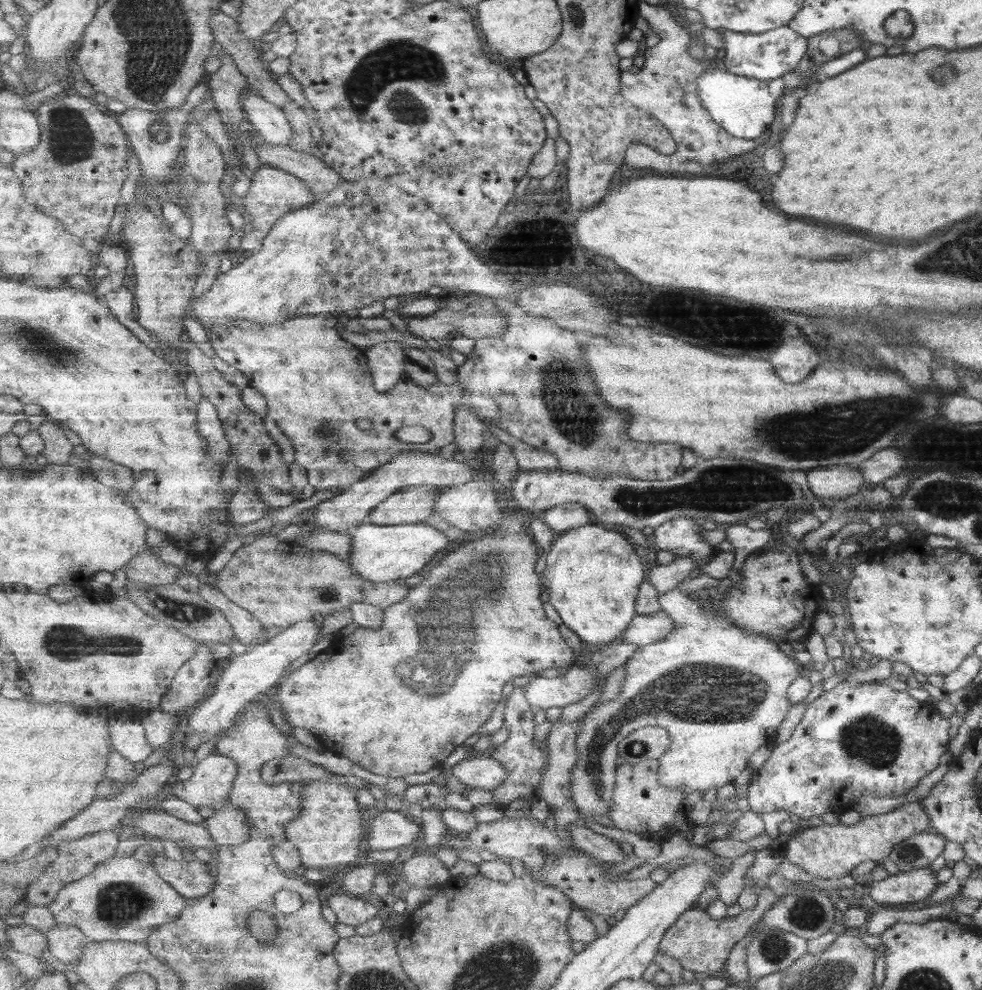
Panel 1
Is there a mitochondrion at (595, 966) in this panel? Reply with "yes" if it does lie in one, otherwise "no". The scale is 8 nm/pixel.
no

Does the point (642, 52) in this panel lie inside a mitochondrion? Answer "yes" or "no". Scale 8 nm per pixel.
no

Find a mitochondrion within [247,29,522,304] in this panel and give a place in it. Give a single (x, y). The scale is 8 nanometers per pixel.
(385, 76)

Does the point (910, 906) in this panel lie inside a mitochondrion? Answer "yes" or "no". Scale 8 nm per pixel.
no

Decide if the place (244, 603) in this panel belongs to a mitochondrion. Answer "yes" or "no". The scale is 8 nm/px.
no

